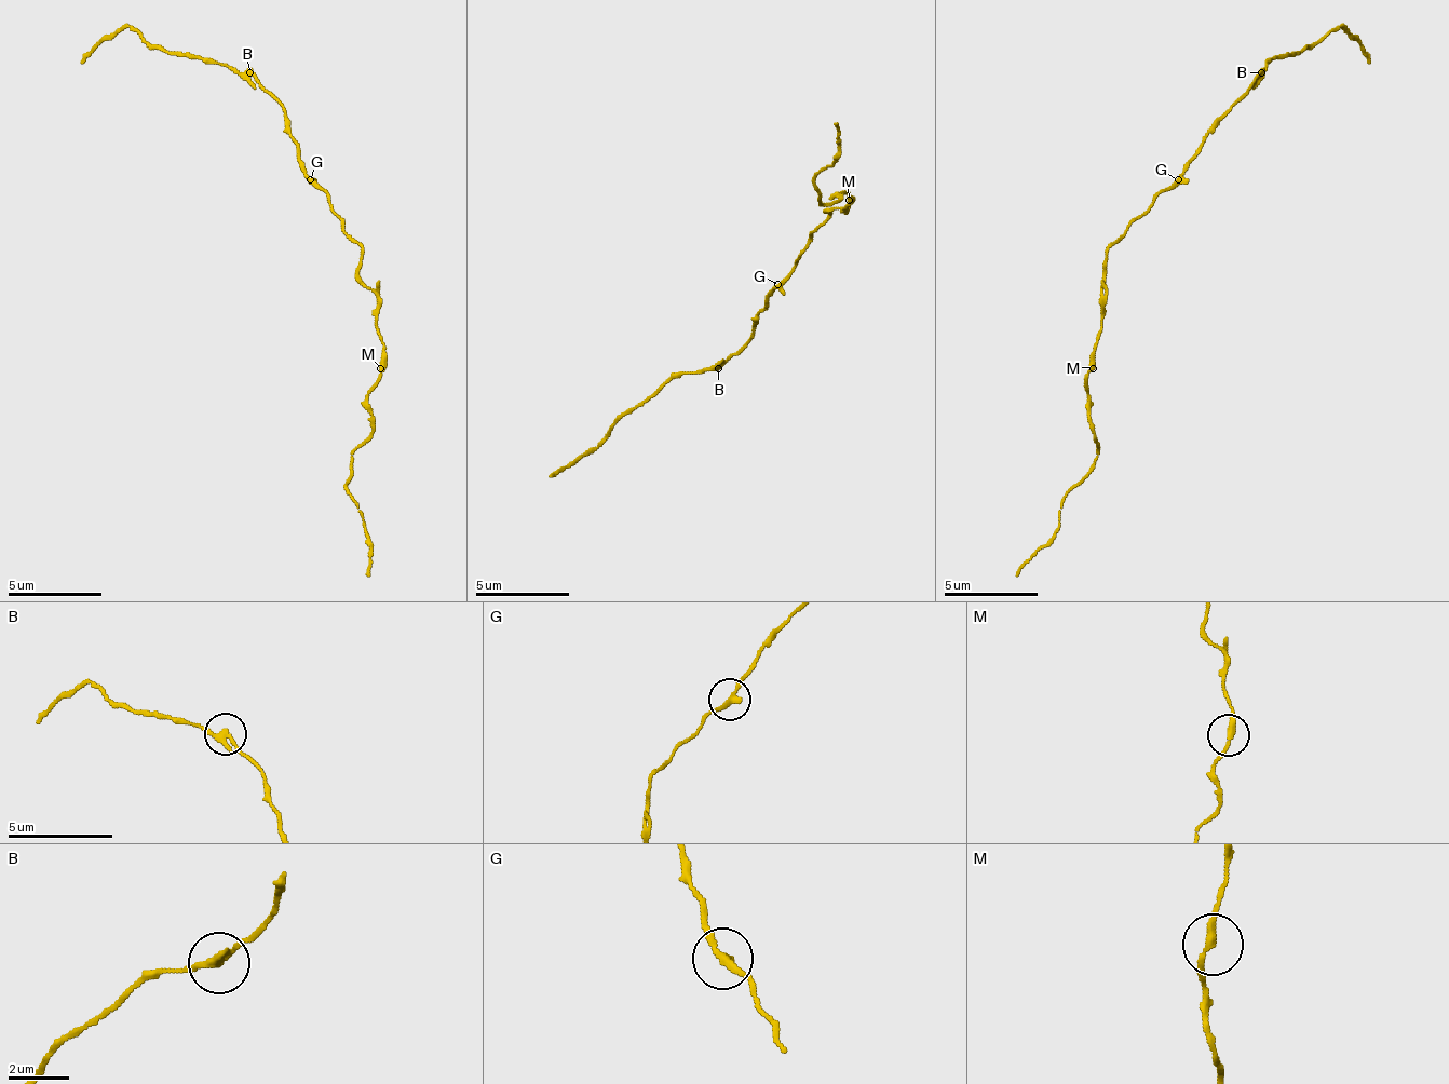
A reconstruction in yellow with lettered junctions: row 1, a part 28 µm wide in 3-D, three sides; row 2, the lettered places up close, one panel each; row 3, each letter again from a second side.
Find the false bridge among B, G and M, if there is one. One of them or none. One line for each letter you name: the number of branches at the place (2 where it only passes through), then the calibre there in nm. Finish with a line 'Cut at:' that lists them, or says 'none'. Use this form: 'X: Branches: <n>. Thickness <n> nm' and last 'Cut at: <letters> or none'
B: Branches: 2. Thickness 240 nm
Cut at: B

